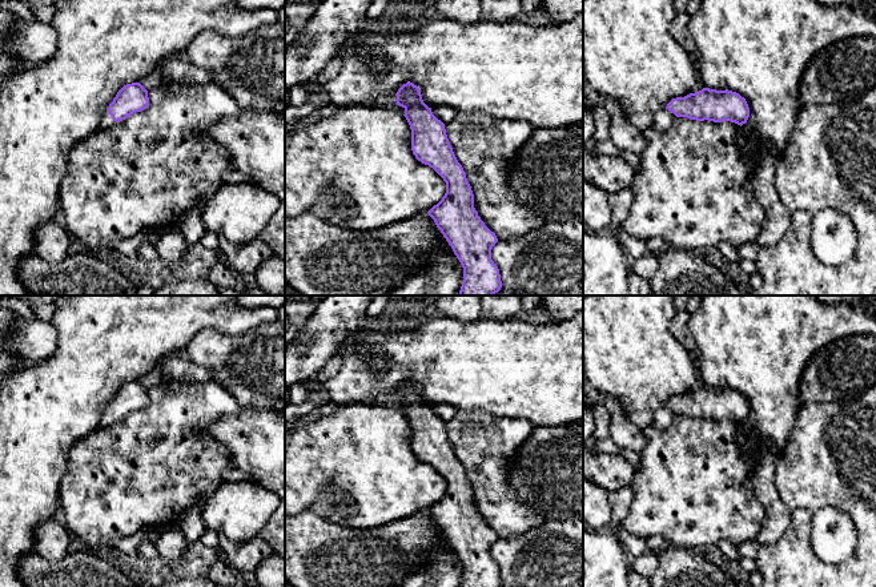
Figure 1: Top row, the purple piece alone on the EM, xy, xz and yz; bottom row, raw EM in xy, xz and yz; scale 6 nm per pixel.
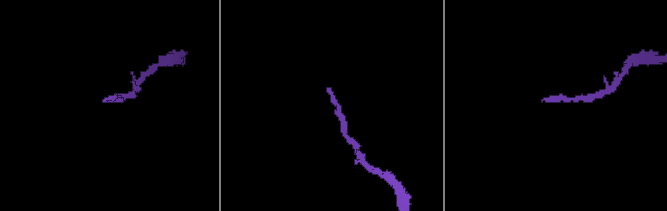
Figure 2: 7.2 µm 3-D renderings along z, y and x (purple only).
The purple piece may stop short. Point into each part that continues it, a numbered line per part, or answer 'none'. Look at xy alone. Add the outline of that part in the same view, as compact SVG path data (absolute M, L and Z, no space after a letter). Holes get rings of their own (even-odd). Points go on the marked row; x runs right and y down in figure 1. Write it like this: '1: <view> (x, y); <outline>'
1: xy (107, 121); M105 109L105 112L103 113L103 117L100 120L100 129L108 129L110 126L113 126L114 124L117 124L112 116L109 114L108 109Z

